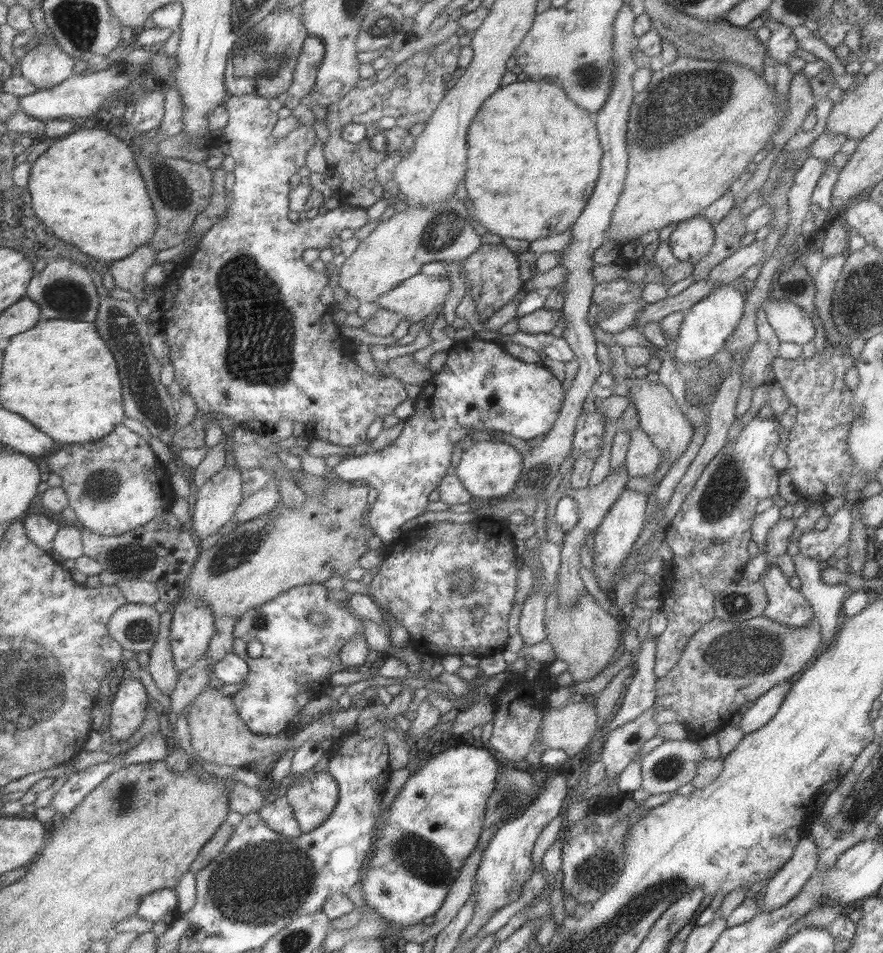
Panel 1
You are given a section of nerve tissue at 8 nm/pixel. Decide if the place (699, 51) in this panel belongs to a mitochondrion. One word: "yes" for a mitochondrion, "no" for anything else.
yes

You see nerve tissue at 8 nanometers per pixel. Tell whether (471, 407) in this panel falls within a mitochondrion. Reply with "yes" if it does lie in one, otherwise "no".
no

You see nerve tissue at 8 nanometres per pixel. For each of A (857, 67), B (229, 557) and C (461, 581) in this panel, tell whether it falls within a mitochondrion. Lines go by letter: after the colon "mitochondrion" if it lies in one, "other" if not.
A: other
B: mitochondrion
C: mitochondrion

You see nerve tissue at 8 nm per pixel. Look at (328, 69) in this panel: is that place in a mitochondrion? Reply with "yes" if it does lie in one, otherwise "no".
no

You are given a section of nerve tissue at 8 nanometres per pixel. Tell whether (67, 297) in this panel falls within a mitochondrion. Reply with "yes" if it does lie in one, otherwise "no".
yes

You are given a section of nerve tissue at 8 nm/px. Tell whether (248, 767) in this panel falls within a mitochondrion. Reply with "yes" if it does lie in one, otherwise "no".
no

